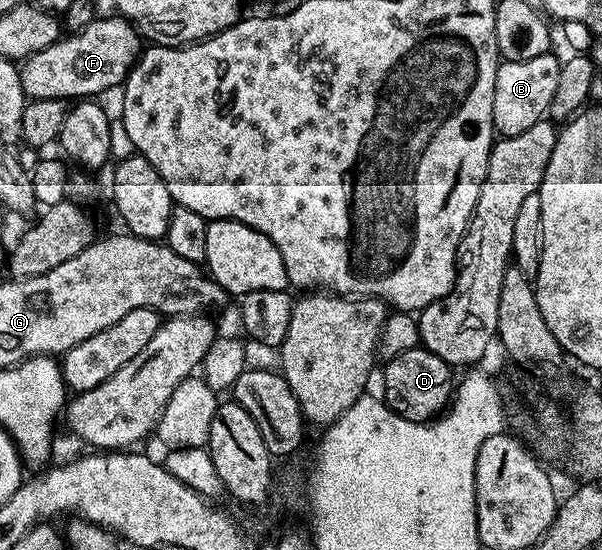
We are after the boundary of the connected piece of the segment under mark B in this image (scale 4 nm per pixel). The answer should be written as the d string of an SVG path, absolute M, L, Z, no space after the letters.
M549 53L542 57L530 57L530 61L504 61L497 66L494 77L494 113L492 125L500 137L526 133L530 125L541 122L547 116L548 106L558 85L561 60Z

